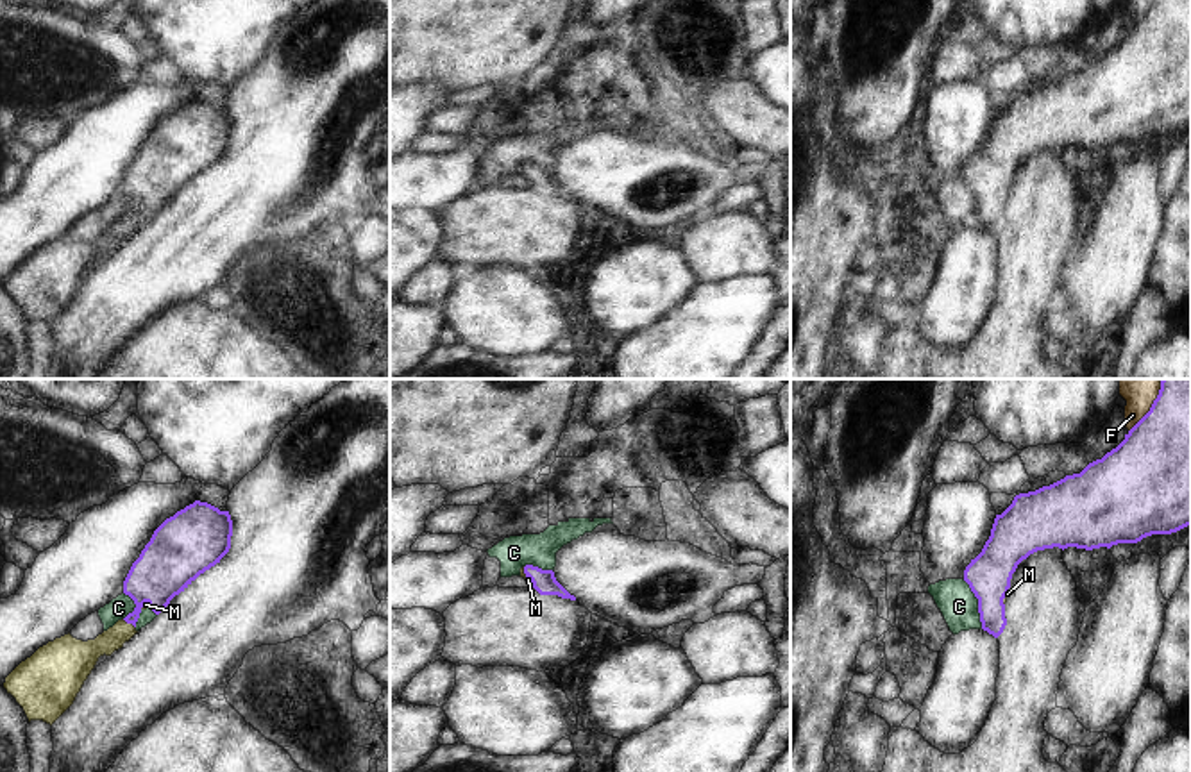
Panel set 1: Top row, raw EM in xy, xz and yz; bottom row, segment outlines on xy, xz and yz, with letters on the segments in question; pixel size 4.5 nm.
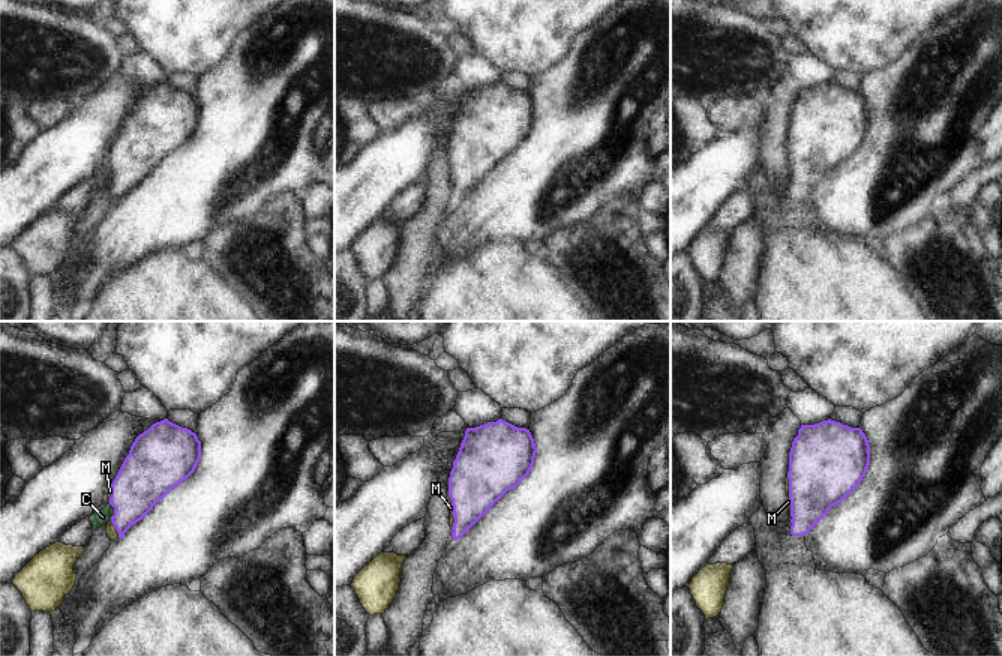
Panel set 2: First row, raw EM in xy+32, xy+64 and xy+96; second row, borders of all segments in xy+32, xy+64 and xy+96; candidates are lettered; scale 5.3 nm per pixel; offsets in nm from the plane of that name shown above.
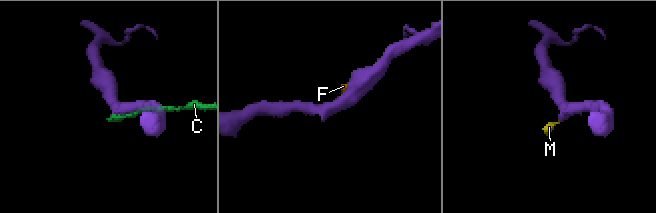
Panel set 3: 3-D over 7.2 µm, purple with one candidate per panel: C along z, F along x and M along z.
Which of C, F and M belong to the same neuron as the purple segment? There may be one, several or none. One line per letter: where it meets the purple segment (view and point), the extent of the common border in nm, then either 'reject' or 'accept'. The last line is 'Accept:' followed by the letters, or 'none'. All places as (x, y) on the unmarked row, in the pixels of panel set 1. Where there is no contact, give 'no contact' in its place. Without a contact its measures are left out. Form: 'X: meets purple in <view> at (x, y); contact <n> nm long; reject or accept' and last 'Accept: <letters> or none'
C: meets purple in yz at (979, 204); contact 240 nm long; reject
F: meets purple in yz at (1143, 16); contact 180 nm long; reject
M: meets purple in xy at (129, 222); contact 80 nm long; accept
Accept: M

